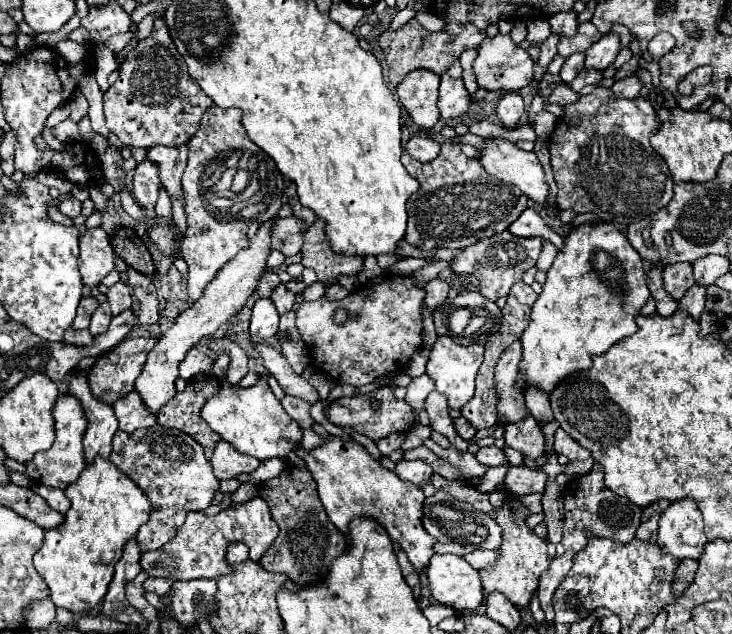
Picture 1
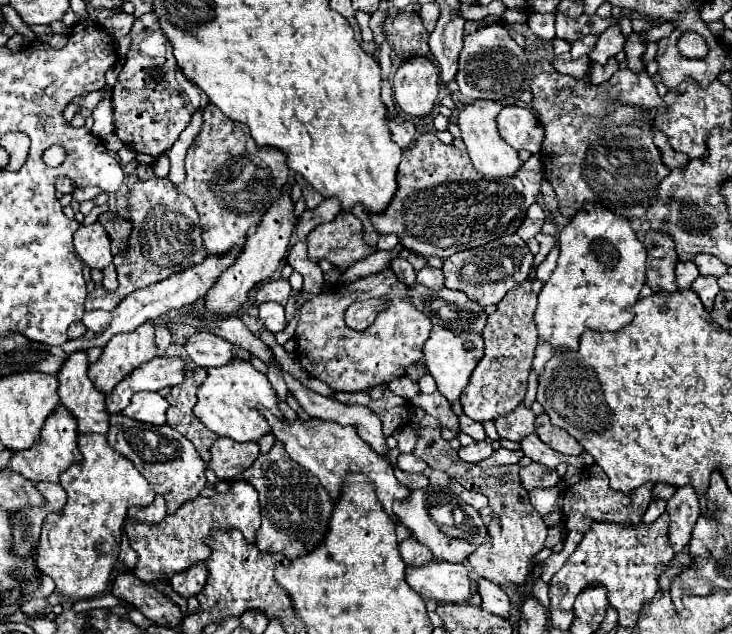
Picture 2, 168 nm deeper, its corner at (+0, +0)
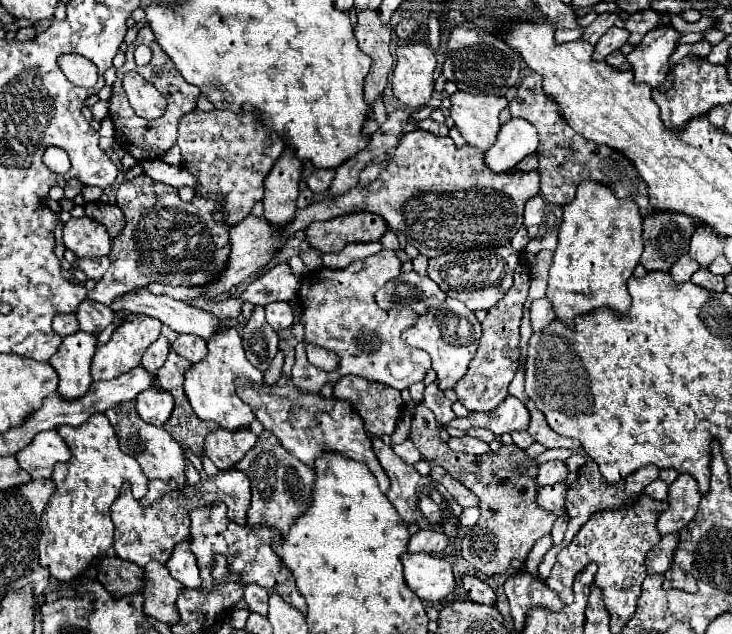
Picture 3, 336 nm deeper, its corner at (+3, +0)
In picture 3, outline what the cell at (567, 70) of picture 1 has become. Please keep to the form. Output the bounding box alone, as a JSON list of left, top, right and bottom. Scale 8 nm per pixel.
[583,11,619,45]

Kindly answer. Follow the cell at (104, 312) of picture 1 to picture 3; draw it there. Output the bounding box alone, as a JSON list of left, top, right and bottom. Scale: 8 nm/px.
[75,299,113,335]

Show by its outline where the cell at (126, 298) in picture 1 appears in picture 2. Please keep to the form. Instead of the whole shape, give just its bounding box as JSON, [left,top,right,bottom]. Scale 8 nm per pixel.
[104,265,118,291]

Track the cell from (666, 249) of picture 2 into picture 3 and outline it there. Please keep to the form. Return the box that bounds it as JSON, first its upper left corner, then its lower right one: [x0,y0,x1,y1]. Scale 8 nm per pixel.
[641,211,695,271]

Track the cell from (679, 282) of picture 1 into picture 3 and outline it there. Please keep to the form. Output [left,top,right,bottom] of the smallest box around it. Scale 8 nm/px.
[671,253,699,283]

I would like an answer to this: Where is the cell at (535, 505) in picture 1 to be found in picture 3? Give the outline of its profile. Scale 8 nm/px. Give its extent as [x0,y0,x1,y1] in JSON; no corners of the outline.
[537,483,565,515]

